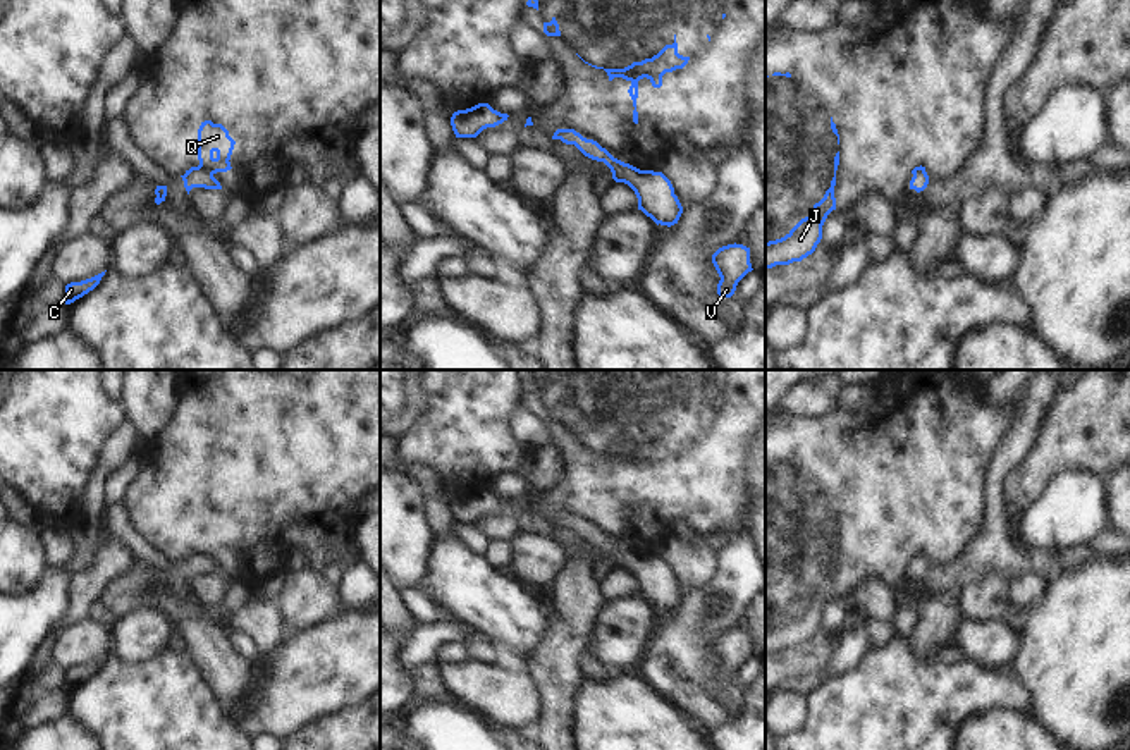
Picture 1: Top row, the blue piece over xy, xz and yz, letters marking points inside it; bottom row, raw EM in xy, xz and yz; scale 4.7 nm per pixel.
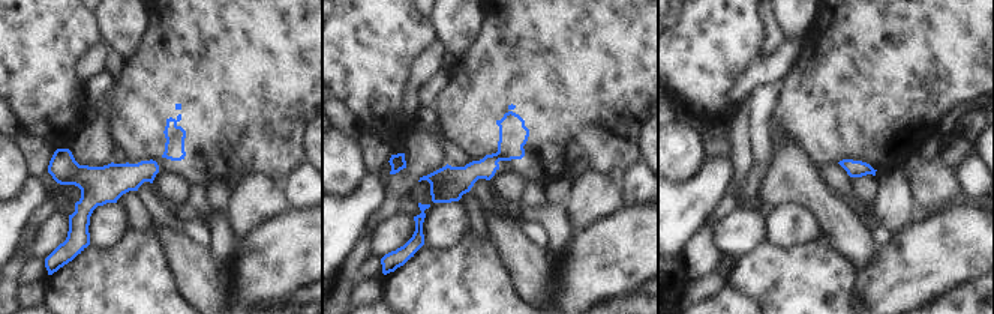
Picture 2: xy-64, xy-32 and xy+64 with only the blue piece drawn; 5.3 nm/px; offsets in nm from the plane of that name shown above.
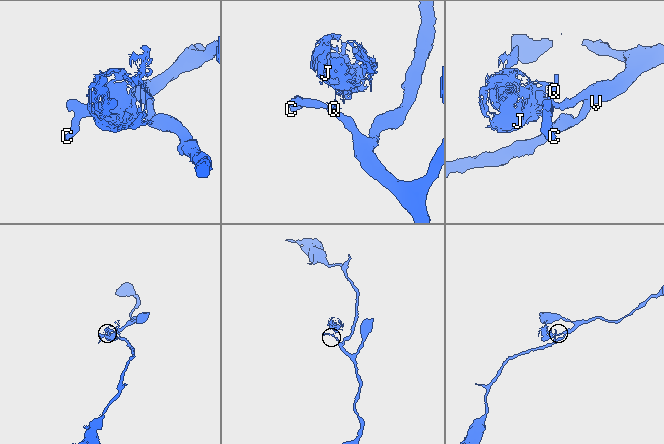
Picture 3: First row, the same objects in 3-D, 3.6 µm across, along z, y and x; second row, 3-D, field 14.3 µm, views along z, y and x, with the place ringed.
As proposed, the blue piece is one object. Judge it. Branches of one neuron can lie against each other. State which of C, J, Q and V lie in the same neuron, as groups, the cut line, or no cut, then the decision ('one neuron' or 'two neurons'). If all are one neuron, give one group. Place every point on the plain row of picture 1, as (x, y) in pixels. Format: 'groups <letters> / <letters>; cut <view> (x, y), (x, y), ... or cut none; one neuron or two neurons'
groups C V / J Q; cut xy (184, 559), (208, 558), (212, 561); two neurons

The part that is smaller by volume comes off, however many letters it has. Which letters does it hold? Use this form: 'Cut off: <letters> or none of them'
Cut off: J, Q

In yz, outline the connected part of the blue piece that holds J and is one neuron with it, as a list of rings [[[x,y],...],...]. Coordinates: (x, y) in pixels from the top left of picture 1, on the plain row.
[[[839,537],[834,542],[834,562],[824,583],[814,590],[808,602],[801,604],[784,623],[765,628],[765,655],[776,650],[801,647],[812,640],[822,624],[822,611],[836,595],[834,571],[839,550]]]

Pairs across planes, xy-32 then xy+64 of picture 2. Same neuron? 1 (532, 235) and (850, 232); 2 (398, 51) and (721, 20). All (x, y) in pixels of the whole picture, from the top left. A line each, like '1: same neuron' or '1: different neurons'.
1: different neurons
2: same neuron

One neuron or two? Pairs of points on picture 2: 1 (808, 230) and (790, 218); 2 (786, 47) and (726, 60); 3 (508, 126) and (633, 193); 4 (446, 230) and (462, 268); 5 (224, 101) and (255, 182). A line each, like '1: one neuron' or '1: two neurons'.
1: one neuron
2: two neurons
3: two neurons
4: two neurons
5: two neurons

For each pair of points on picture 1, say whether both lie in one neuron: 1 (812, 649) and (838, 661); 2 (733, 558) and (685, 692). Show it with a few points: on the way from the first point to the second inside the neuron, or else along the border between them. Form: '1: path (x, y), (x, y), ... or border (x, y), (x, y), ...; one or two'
1: border (835, 651), (824, 668); two
2: path (728, 590), (712, 616), (685, 644), (685, 659); one

